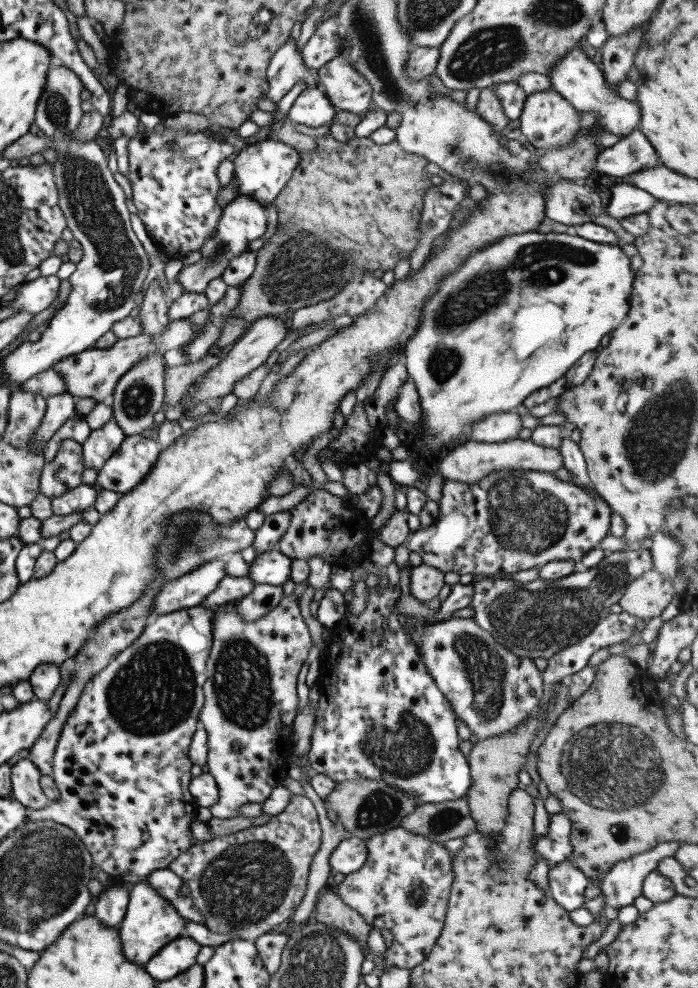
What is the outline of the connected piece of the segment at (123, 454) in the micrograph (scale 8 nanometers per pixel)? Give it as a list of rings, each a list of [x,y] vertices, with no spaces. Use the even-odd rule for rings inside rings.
[[[140,434],[125,437],[115,453],[97,472],[93,484],[121,495],[135,488],[151,470],[161,452],[162,442]]]

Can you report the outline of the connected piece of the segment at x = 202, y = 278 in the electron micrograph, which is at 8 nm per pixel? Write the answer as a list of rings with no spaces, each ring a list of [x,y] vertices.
[[[241,194],[235,196],[222,208],[221,218],[217,221],[217,227],[215,227],[213,235],[207,237],[203,241],[203,245],[199,247],[198,252],[201,254],[201,259],[195,261],[195,263],[183,265],[175,275],[175,280],[181,284],[181,288],[185,292],[203,294],[205,288],[207,288],[207,282],[213,280],[213,278],[219,278],[223,270],[227,268],[231,258],[235,258],[241,252],[247,251],[247,244],[257,240],[267,230],[263,214],[264,208],[265,206],[261,206],[257,200],[241,196]]]

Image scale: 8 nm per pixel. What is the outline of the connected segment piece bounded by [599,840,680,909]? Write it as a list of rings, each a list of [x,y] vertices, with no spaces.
[[[675,840],[660,842],[645,852],[613,863],[599,886],[605,903],[615,909],[632,905],[635,898],[642,896],[643,880],[656,869],[661,858],[672,857],[679,844]]]

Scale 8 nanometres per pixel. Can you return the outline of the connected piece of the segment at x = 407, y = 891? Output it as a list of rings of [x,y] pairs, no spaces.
[[[401,826],[369,836],[364,840],[364,844],[367,850],[365,863],[356,872],[345,875],[333,889],[343,904],[358,912],[371,928],[391,932],[393,942],[384,952],[387,968],[411,969],[425,961],[440,936],[451,884],[454,882],[453,861],[451,861],[454,853],[445,849],[441,843],[411,833]]]

